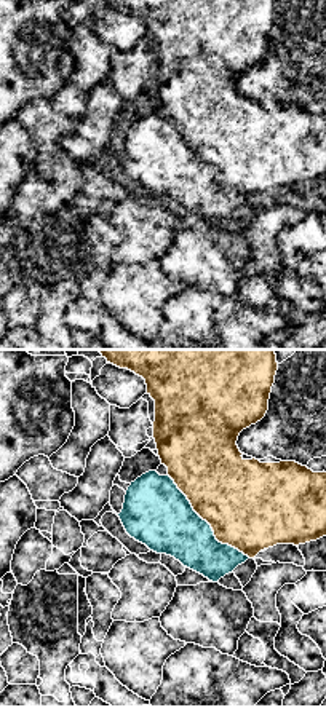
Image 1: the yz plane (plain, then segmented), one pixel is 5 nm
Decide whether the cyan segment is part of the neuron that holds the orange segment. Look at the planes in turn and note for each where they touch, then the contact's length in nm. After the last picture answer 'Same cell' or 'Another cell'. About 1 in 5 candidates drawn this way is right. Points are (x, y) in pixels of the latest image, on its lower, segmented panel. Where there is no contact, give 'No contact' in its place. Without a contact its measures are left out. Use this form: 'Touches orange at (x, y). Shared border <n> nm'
Touches orange at (208, 522). Shared border 600 nm

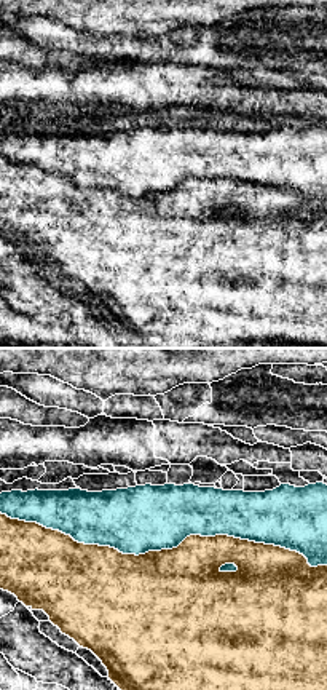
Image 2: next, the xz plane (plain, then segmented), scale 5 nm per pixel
Touches orange at (165, 550). Shared border 1650 nm

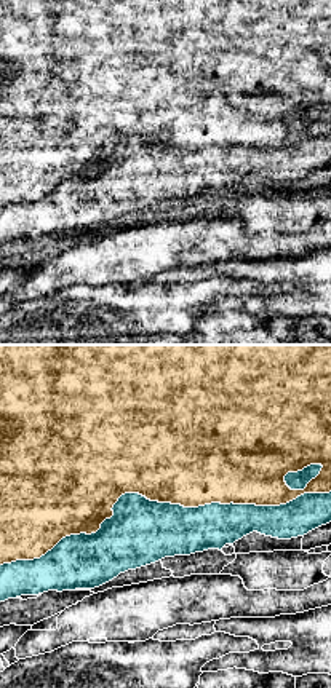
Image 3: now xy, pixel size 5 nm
Touches orange at (159, 502). Shared border 1700 nm

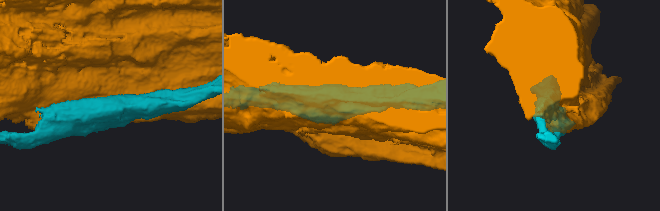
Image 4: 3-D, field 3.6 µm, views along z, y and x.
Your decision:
Another cell

